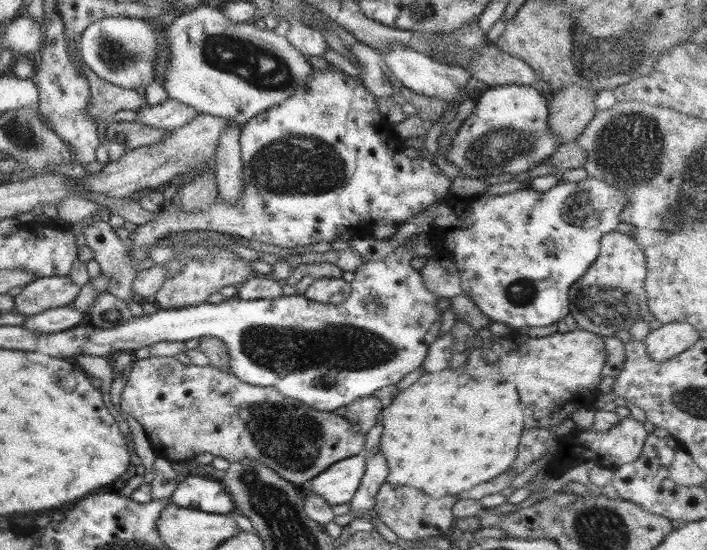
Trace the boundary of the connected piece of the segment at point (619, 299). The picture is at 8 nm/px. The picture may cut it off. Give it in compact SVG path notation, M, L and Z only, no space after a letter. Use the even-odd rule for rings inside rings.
M617 231L602 235L599 255L594 264L570 287L569 314L574 317L580 329L602 336L615 336L620 330L629 330L640 322L644 314L649 312L647 294L644 288L647 275L647 260L642 249L631 235Z

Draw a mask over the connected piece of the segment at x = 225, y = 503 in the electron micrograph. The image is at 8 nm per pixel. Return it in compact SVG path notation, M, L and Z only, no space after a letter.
M200 476L186 477L171 494L170 500L182 508L214 515L230 515L236 511L233 500L221 482Z

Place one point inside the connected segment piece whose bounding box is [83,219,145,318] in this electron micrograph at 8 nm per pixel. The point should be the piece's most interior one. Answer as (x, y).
(109, 250)

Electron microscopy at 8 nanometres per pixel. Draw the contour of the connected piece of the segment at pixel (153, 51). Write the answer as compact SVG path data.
M111 16L89 24L81 34L78 46L82 61L94 74L110 84L134 90L152 84L156 78L154 62L160 52L160 37L147 21Z

